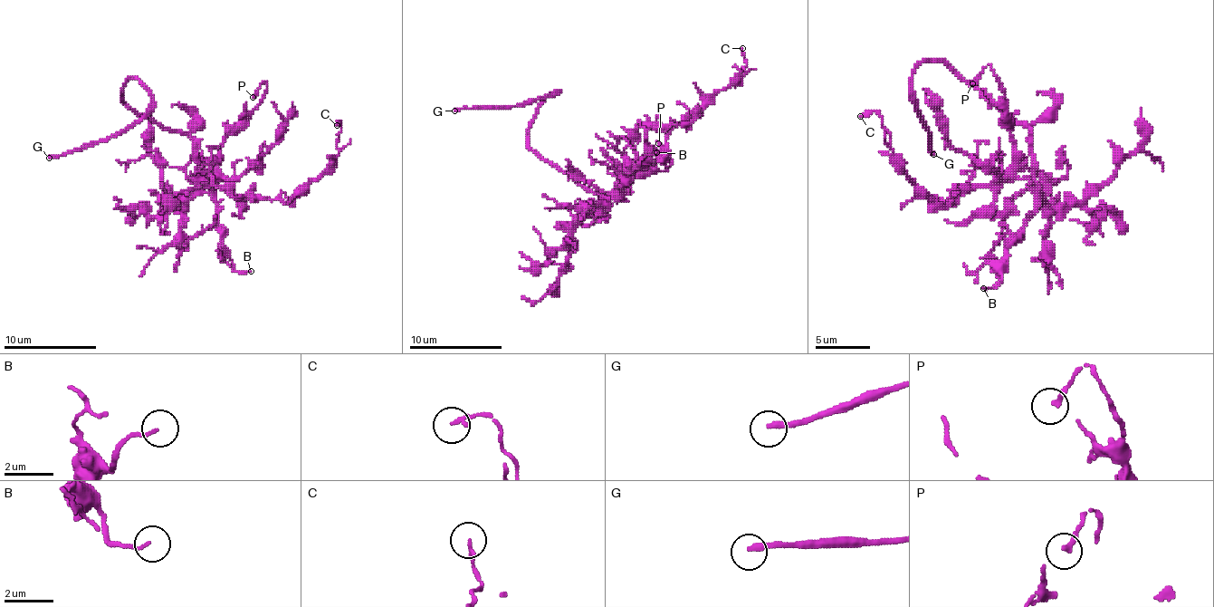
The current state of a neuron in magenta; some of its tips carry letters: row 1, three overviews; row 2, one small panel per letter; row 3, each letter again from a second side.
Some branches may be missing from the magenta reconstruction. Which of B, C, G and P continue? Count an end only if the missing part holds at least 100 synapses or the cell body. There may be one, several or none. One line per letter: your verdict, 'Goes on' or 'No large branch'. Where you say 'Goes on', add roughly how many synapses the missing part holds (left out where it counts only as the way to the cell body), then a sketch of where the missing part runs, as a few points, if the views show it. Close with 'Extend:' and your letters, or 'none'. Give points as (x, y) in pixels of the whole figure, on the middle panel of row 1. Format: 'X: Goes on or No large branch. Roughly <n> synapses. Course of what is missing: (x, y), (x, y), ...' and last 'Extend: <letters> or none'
B: No large branch
C: No large branch
G: Goes on
P: No large branch
Extend: G

